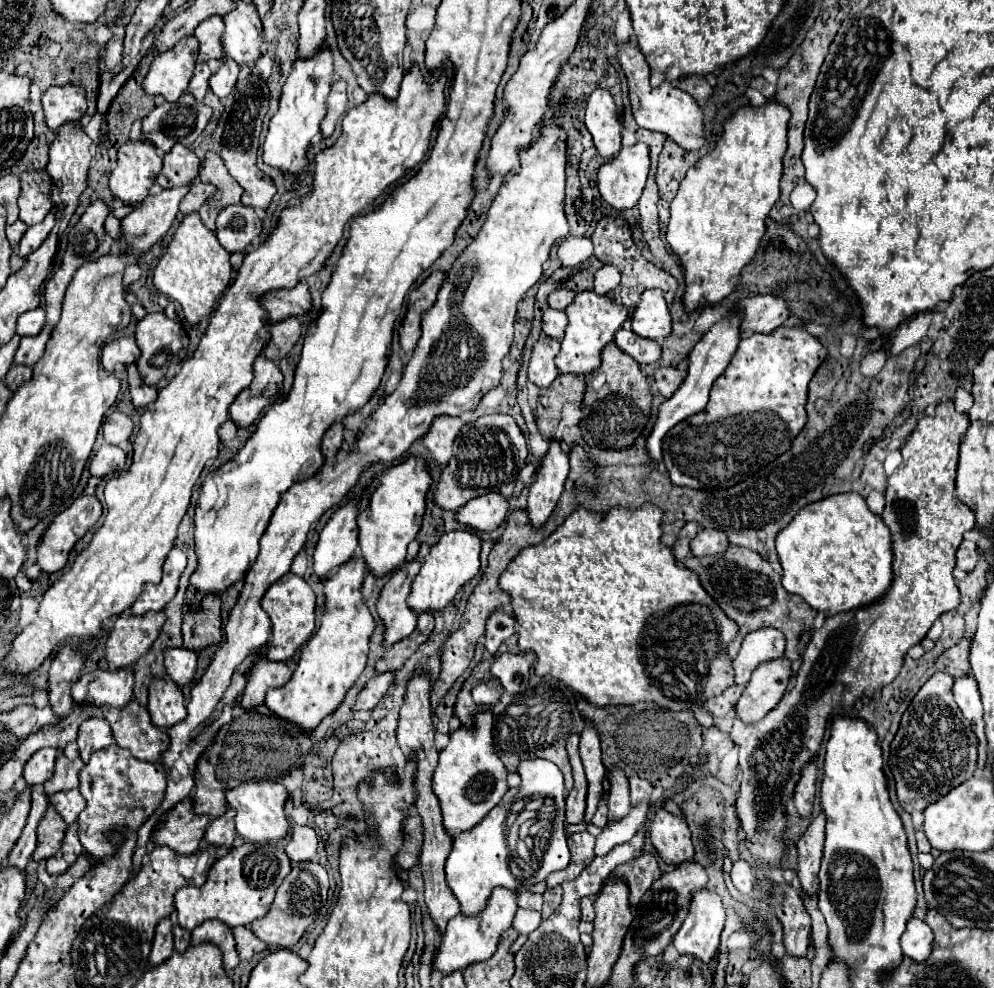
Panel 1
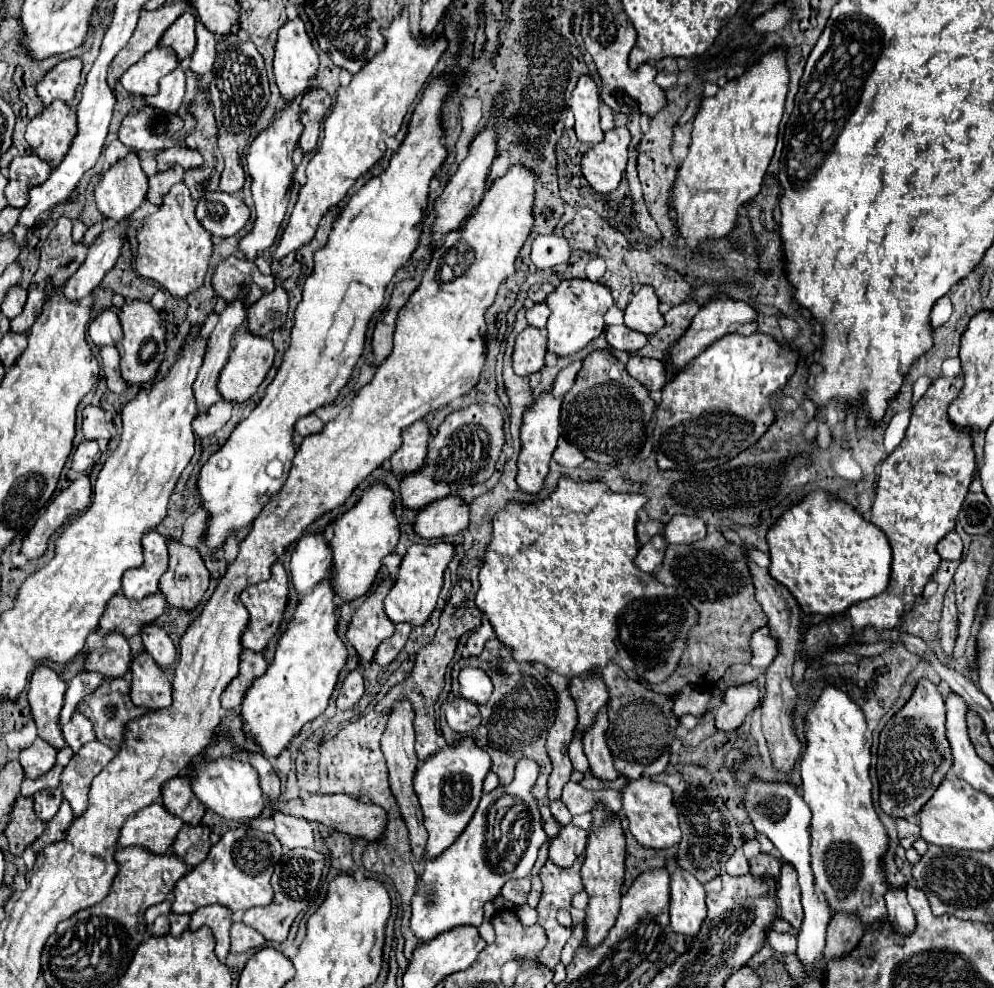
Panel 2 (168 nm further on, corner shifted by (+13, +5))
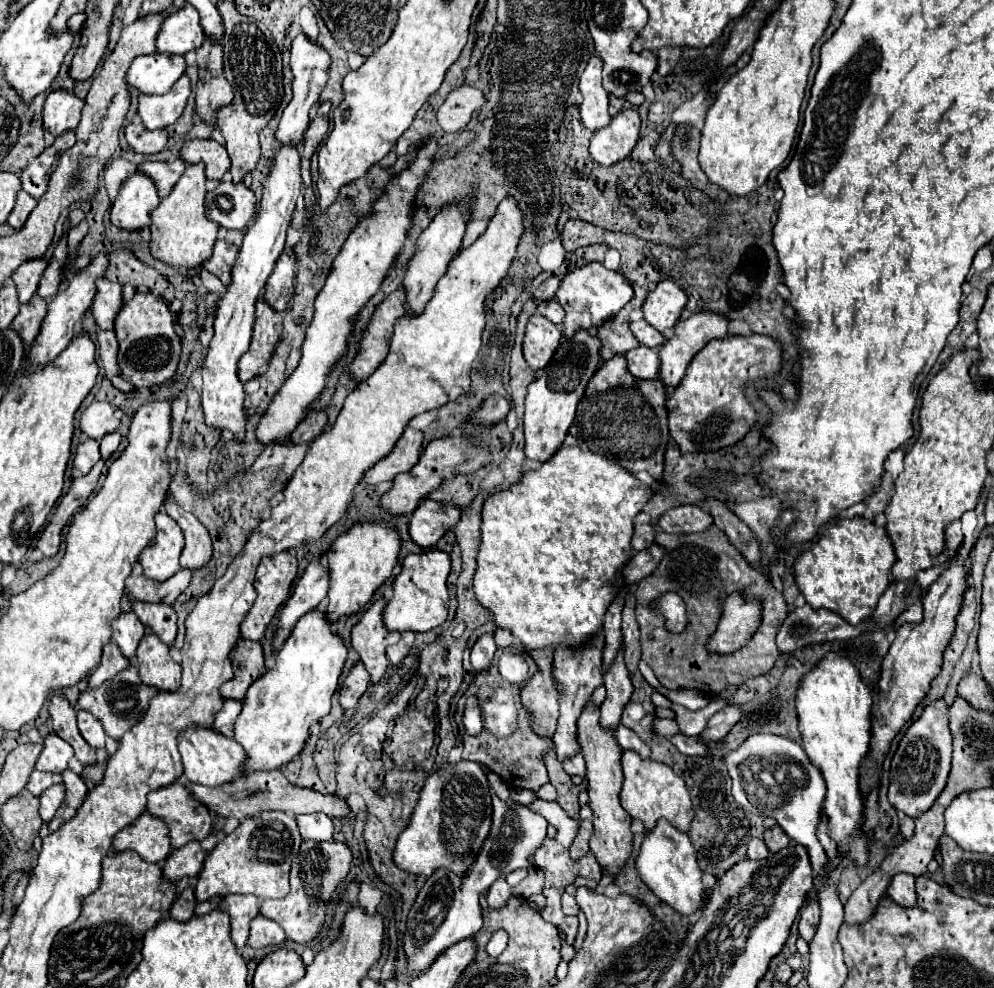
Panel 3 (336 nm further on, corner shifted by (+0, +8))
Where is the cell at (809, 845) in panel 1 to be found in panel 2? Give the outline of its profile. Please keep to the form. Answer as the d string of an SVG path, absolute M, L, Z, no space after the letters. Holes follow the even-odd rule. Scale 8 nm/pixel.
M781 861L781 877L779 877L779 889L777 889L779 905L781 905L781 917L789 921L795 929L801 927L803 919L803 905L801 905L801 889L795 875L795 869L791 869L791 863Z

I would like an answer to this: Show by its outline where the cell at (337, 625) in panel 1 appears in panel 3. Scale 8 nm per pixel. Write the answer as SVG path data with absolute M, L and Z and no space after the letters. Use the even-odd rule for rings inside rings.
M324 610L308 612L292 630L274 658L274 666L252 682L244 700L242 712L234 722L234 740L246 752L244 772L276 770L300 754L308 738L310 724L330 712L332 694L338 688L338 678L346 662L346 646L340 636L330 632Z

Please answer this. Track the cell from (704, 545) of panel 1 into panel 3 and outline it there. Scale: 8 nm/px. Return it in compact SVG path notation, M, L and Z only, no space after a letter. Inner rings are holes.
M684 504L664 512L658 520L658 526L664 532L704 532L704 528L712 526L712 516L698 504Z

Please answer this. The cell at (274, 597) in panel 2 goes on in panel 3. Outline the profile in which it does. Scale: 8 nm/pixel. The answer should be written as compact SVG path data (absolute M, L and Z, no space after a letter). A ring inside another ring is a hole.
M280 552L280 554L274 554L274 556L264 556L260 560L258 570L256 570L256 580L254 580L254 588L258 592L258 598L256 598L254 606L250 608L250 612L246 614L244 622L240 624L240 636L242 638L260 640L264 636L266 626L270 624L274 614L282 608L282 604L288 600L290 586L292 586L292 580L296 578L296 572L298 572L298 562L296 562L296 556L292 556L290 552Z

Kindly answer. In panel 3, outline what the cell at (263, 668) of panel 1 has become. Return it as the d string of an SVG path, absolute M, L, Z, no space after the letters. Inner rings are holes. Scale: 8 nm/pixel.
M240 638L236 642L236 648L232 648L232 666L234 666L234 678L220 686L220 694L224 698L242 700L248 686L264 672L264 656L262 646L252 640Z

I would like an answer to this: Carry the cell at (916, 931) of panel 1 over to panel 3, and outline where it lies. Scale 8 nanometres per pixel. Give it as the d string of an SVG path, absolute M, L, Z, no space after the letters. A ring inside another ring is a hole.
M896 874L886 890L886 894L900 906L912 906L916 902L916 890L914 890L914 876L912 874Z

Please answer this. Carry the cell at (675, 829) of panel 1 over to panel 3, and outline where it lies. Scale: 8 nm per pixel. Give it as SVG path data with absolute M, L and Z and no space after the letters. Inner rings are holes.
M622 752L622 770L624 770L624 786L620 792L620 800L624 810L640 820L646 828L652 828L658 818L666 818L674 828L688 832L688 824L692 822L692 804L686 790L686 784L680 776L672 772L670 766L654 760L642 760L636 752Z

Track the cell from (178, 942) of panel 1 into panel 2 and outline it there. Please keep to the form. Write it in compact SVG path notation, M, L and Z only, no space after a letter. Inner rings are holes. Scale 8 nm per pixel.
M171 913L169 915L169 923L171 923L171 931L169 933L173 937L179 937L189 925L189 915L175 915L175 913Z

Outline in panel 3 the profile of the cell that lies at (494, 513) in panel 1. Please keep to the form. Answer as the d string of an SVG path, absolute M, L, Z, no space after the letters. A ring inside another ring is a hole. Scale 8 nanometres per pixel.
M422 500L408 522L410 538L420 548L434 546L448 528L454 528L454 524L460 520L460 512L462 510L456 504L438 504L432 500Z

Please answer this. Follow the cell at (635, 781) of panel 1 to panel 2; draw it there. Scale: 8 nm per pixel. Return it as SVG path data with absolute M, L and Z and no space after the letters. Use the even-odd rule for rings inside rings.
M615 761L615 769L619 771L619 775L627 777L627 779L639 779L641 777L641 771L643 767L637 765L637 763L627 763L627 761Z

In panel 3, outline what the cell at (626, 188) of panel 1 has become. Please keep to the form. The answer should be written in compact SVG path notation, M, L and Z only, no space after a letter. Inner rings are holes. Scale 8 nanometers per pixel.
M632 108L620 110L610 124L596 130L590 140L590 154L602 166L612 166L630 156L640 138L640 114Z

